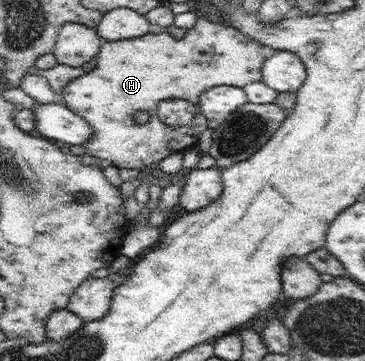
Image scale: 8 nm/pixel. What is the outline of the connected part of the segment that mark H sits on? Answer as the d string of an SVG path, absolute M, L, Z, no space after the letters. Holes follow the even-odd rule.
M204 17L196 20L195 26L187 31L183 39L177 39L170 33L147 33L132 39L103 41L98 53L97 66L83 76L71 80L64 88L61 98L64 104L75 114L82 116L92 126L94 135L83 144L87 153L102 161L110 160L118 168L133 168L141 171L150 169L172 152L186 151L195 147L200 134L208 129L207 119L199 112L193 122L187 126L169 126L158 117L159 102L169 98L181 98L198 106L199 96L213 86L231 85L243 88L248 84L262 80L264 54L259 41L238 31L231 24L217 24ZM145 110L149 119L145 124L135 121L135 112Z

